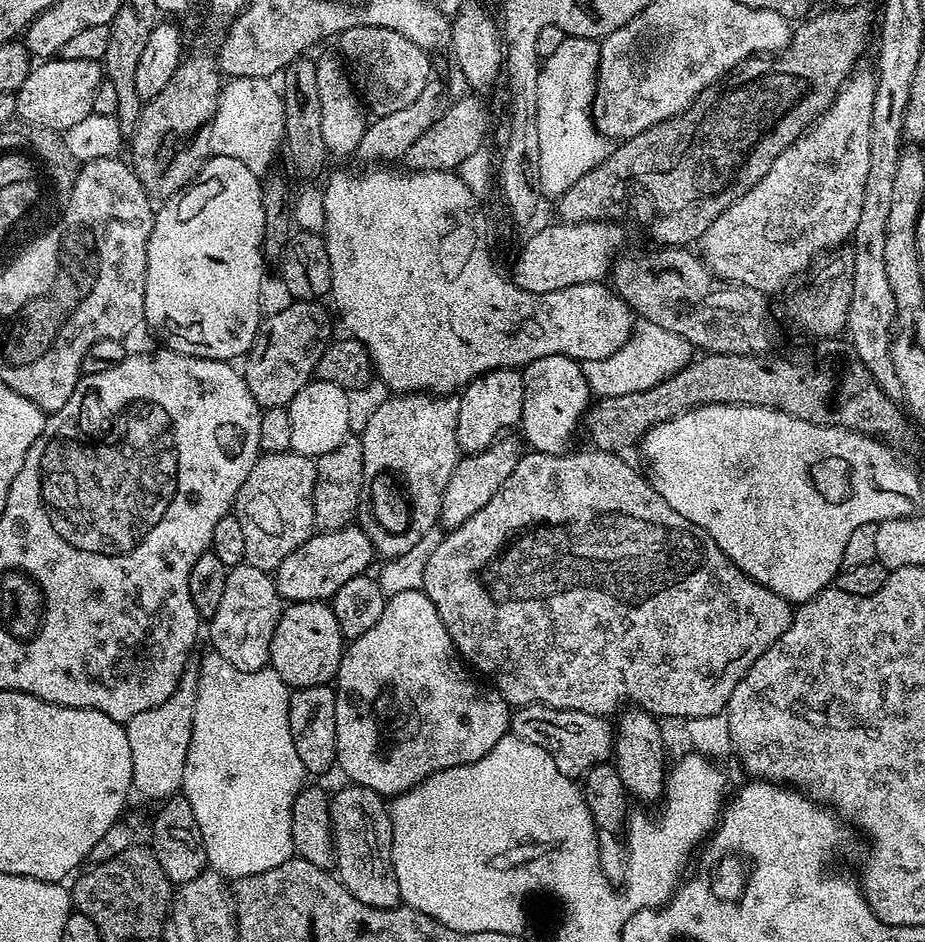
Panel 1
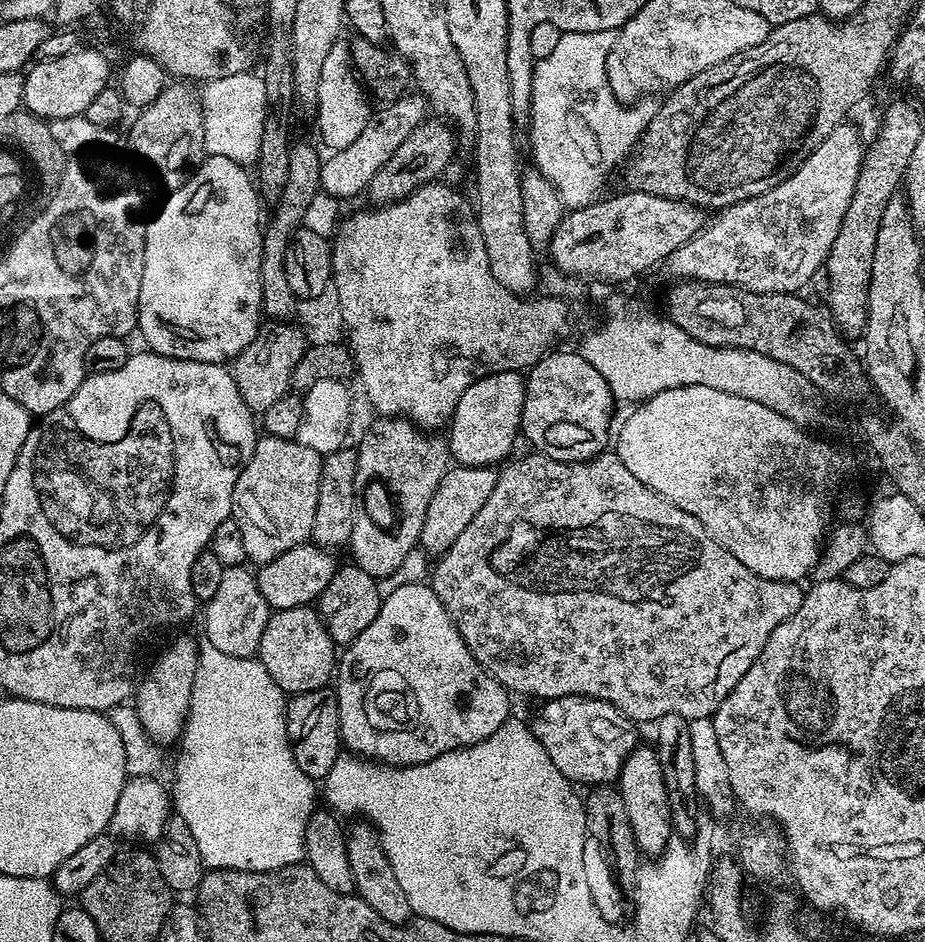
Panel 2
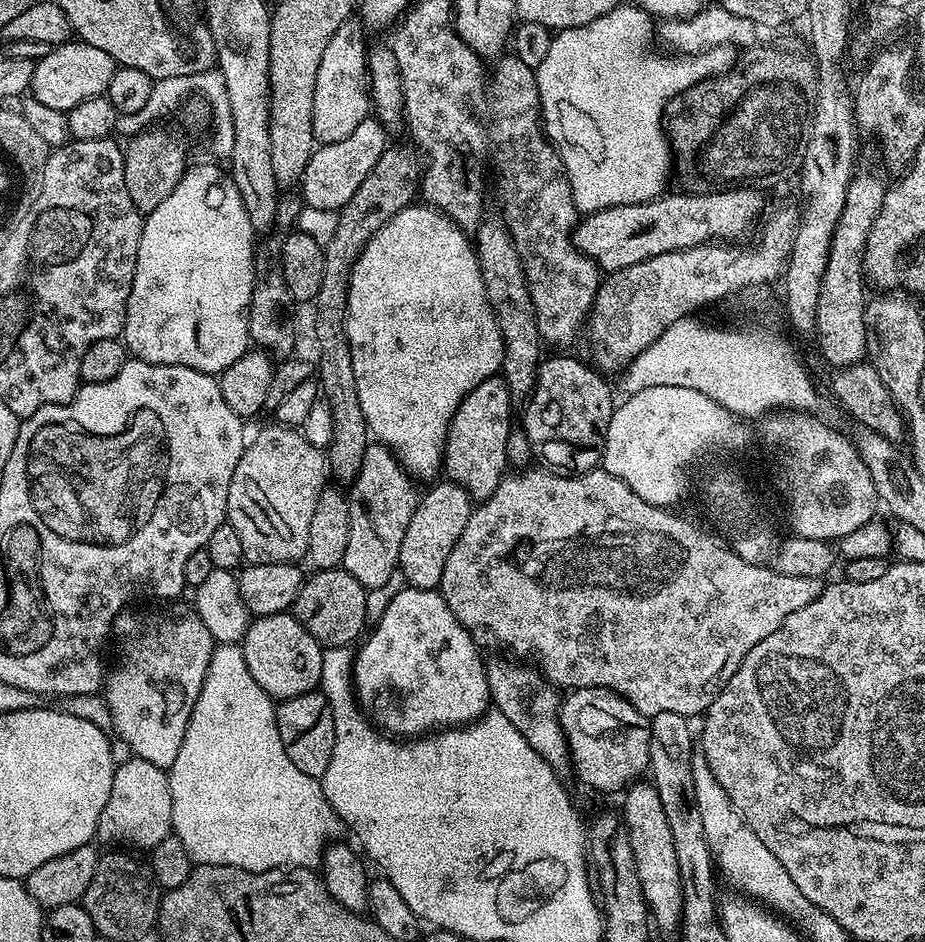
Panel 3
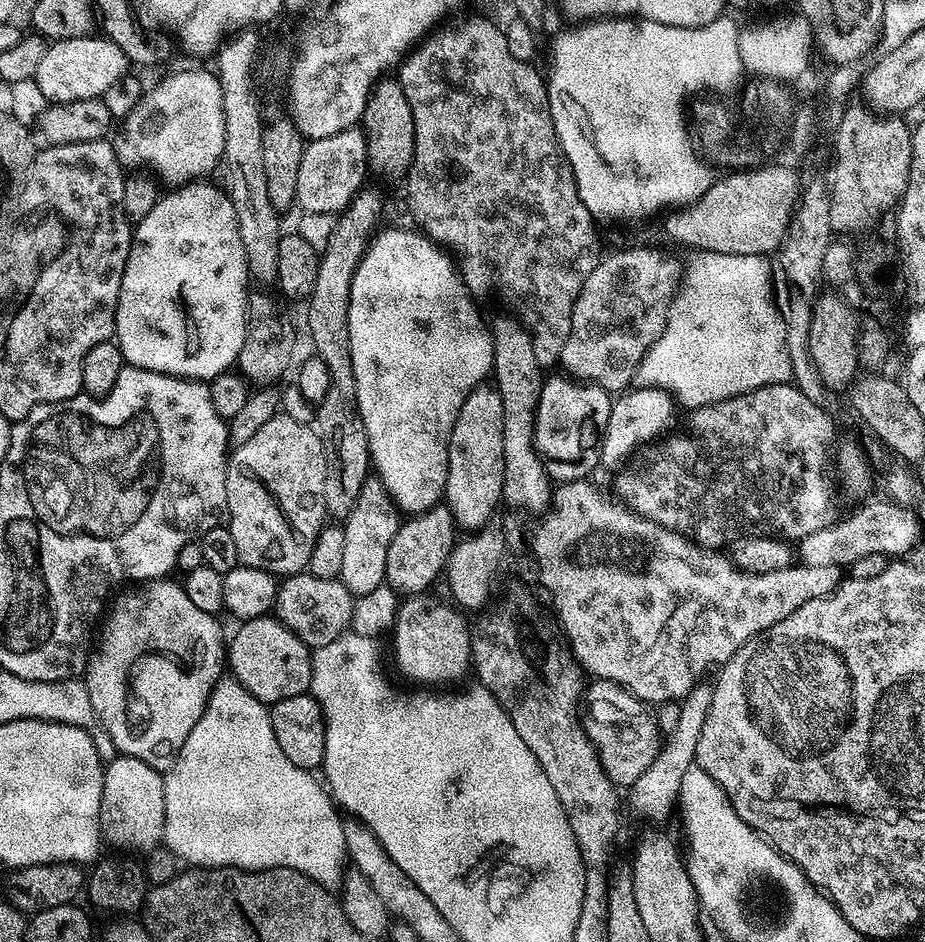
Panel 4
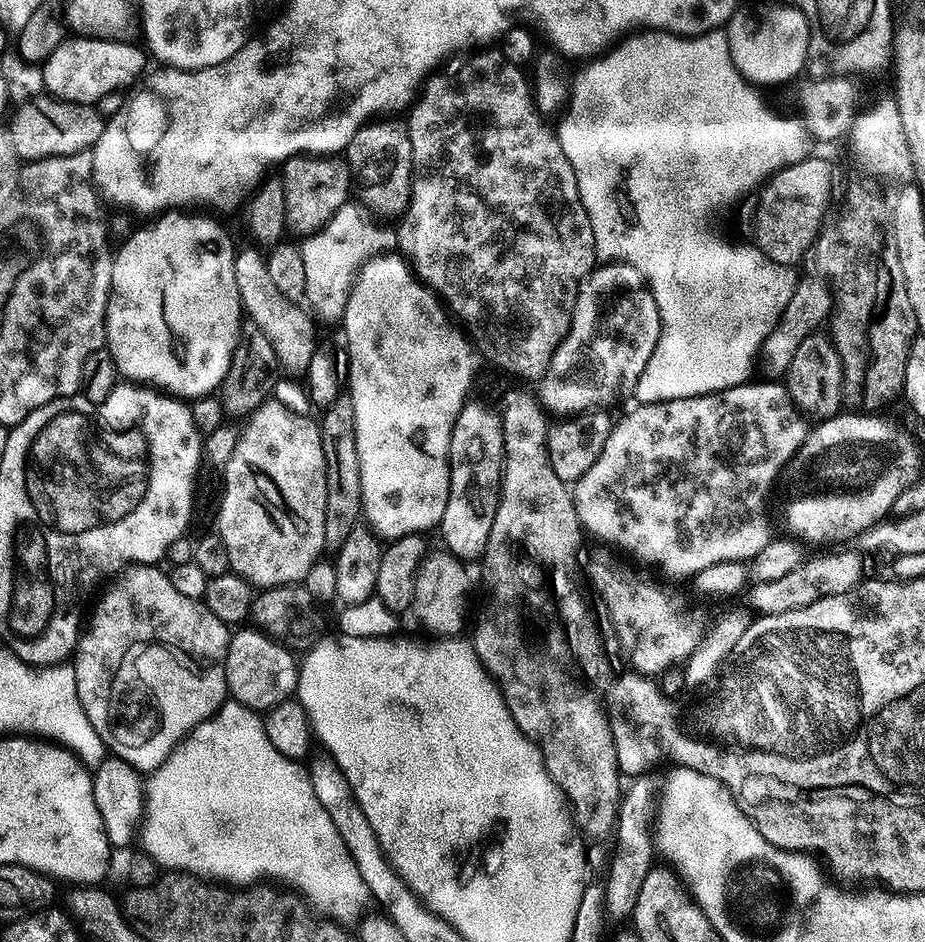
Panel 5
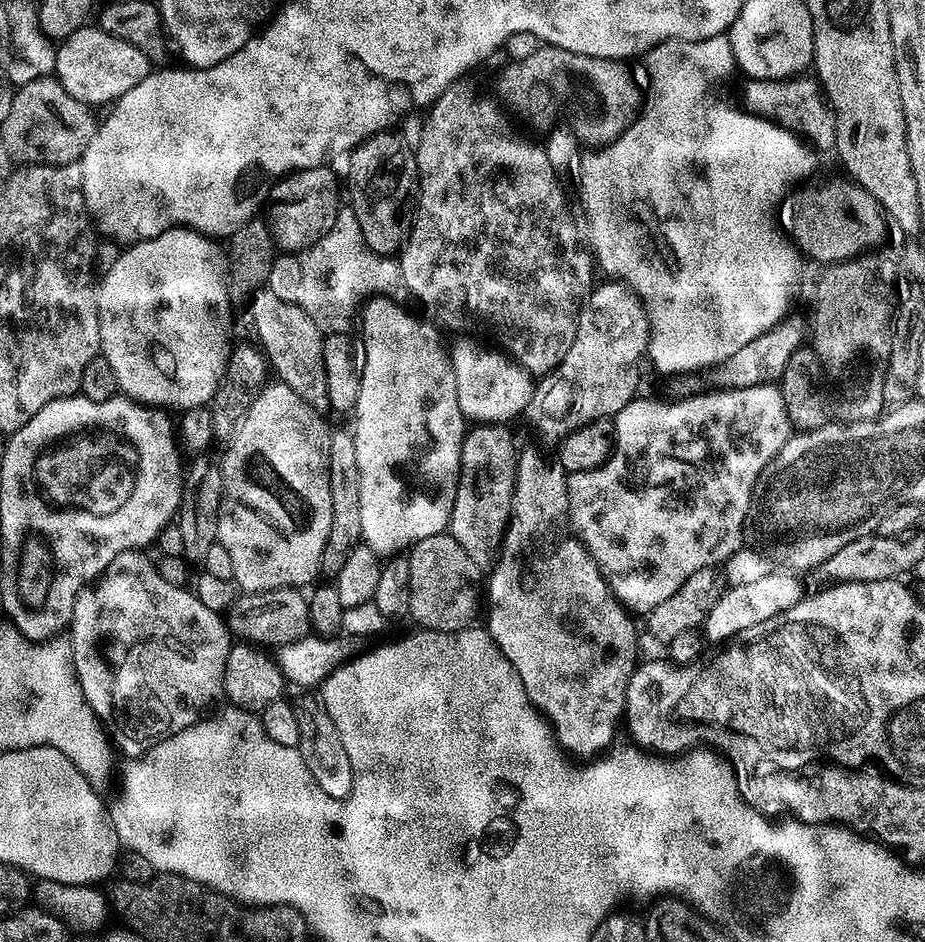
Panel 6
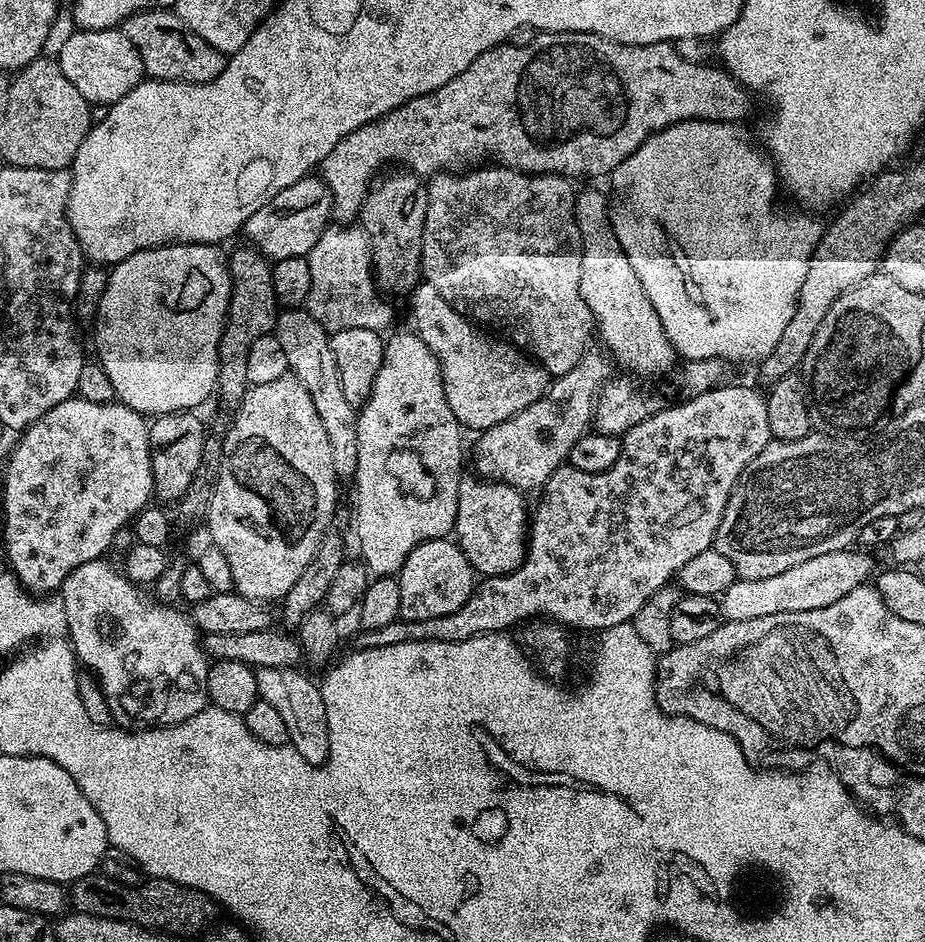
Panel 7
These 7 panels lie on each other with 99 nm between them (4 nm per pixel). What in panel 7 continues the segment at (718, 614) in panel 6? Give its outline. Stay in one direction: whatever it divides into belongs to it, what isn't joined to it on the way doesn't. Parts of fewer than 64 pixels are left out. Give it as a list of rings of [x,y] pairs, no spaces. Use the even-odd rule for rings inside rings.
[[[851,548],[820,554],[769,578],[754,580],[738,578],[720,596],[721,615],[727,621],[742,621],[742,619],[804,612],[830,606],[850,590],[863,587],[873,575],[874,569],[872,570],[872,560],[869,557],[871,555],[864,550],[856,551]]]

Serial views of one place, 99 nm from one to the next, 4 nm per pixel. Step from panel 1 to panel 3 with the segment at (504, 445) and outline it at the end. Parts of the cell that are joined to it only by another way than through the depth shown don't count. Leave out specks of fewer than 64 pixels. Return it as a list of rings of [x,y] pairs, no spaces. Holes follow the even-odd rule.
[[[447,478],[433,483],[429,488],[432,489],[425,496],[423,493],[419,497],[414,518],[410,518],[410,526],[406,526],[398,570],[404,575],[405,585],[436,590],[440,587],[442,570],[446,570],[446,558],[450,558],[450,550],[454,550],[458,538],[462,538],[466,522],[470,522],[474,501],[461,484]]]

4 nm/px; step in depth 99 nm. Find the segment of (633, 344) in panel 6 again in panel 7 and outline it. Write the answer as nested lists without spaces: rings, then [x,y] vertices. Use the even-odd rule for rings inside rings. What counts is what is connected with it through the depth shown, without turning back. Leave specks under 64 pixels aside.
[[[589,347],[578,366],[555,377],[544,396],[533,405],[481,431],[475,437],[475,475],[486,480],[499,480],[521,490],[543,489],[544,483],[567,461],[574,442],[589,431],[596,410],[596,393],[613,379],[612,368],[614,364],[607,351]]]

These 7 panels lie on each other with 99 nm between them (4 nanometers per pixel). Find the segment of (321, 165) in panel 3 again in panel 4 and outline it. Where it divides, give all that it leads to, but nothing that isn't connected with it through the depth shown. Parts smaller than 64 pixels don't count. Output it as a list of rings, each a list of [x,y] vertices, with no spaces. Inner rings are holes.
[[[353,126],[334,134],[330,138],[308,140],[302,154],[302,166],[298,166],[298,186],[296,187],[296,204],[304,207],[305,213],[339,214],[348,207],[348,203],[365,187],[364,179],[369,179],[368,140],[359,127]]]

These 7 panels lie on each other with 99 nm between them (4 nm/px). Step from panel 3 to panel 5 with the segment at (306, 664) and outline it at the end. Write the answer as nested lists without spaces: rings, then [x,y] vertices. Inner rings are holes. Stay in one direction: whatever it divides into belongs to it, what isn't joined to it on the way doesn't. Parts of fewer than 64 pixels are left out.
[[[244,626],[233,631],[228,637],[228,653],[224,663],[228,696],[261,714],[278,706],[278,702],[289,699],[296,691],[298,660],[292,656],[295,656],[293,649],[255,627]]]

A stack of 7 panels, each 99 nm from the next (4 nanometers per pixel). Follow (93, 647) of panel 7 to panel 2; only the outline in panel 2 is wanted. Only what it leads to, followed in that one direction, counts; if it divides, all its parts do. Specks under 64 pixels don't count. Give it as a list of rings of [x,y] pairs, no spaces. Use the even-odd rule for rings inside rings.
[[[184,636],[176,640],[156,661],[148,672],[144,681],[137,683],[134,688],[134,701],[136,700],[136,716],[139,727],[144,728],[148,736],[157,745],[165,746],[171,742],[179,741],[184,731],[184,721],[188,719],[190,694],[194,686],[196,673],[196,658],[198,655],[197,641]]]

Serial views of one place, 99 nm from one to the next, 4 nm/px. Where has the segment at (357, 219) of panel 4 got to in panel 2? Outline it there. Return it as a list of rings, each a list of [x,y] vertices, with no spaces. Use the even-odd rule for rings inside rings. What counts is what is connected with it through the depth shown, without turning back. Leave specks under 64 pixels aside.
[[[423,122],[415,128],[392,154],[386,158],[382,170],[374,174],[372,181],[368,183],[366,196],[369,196],[376,206],[391,204],[398,200],[405,200],[410,194],[414,194],[425,184],[439,181],[445,175],[449,164],[453,163],[452,151],[456,148],[456,140],[452,132],[444,124],[430,124]]]

